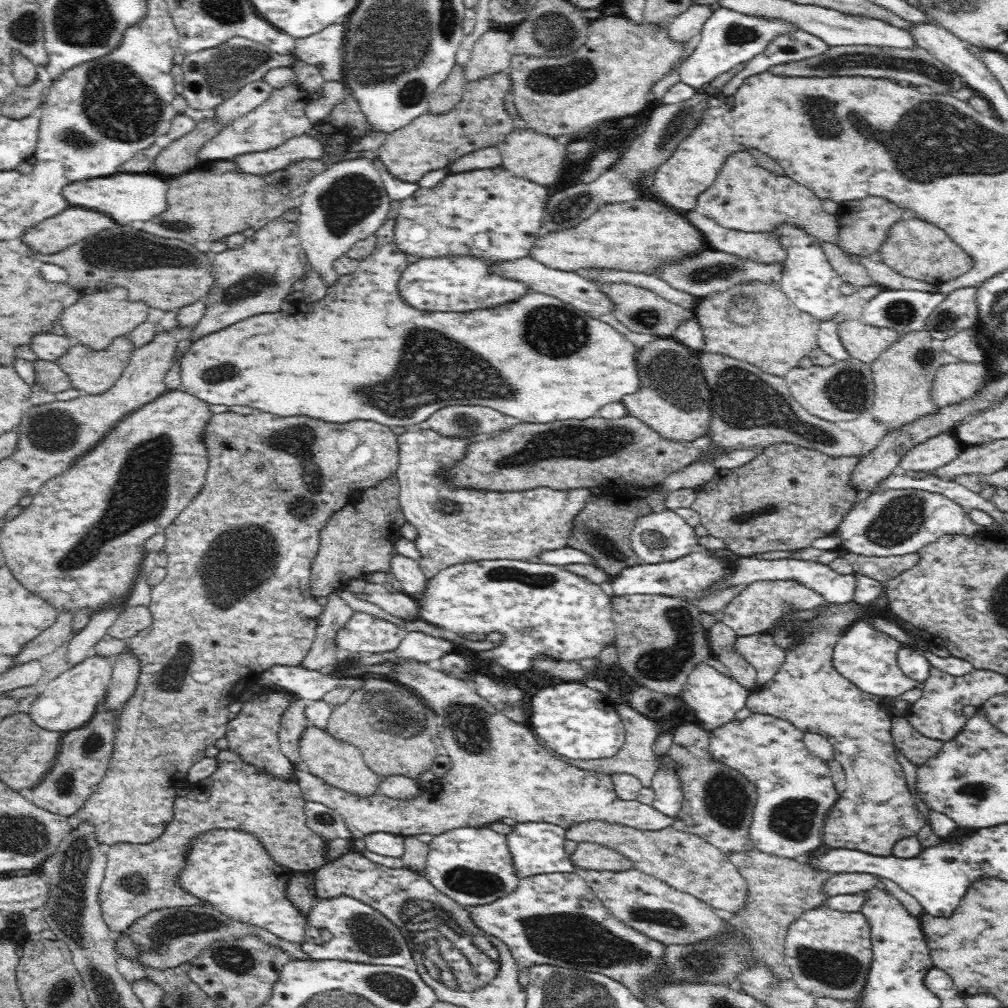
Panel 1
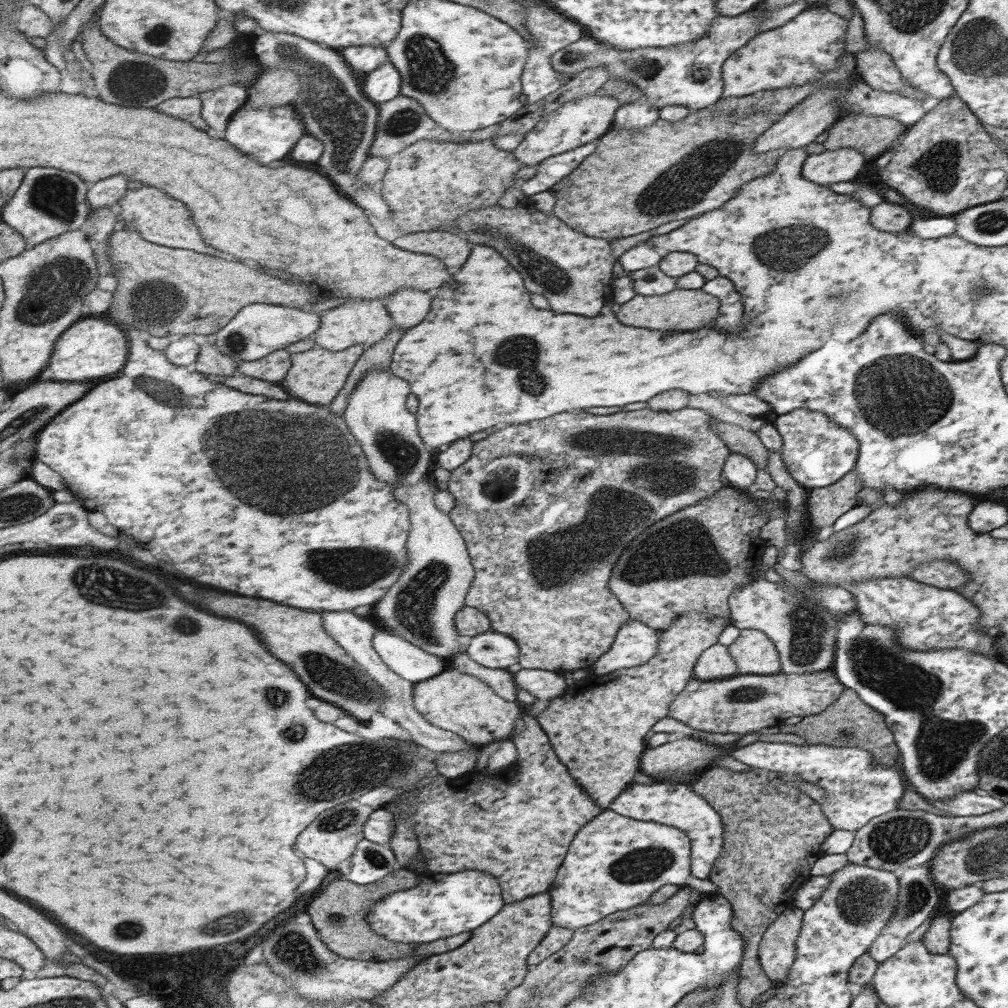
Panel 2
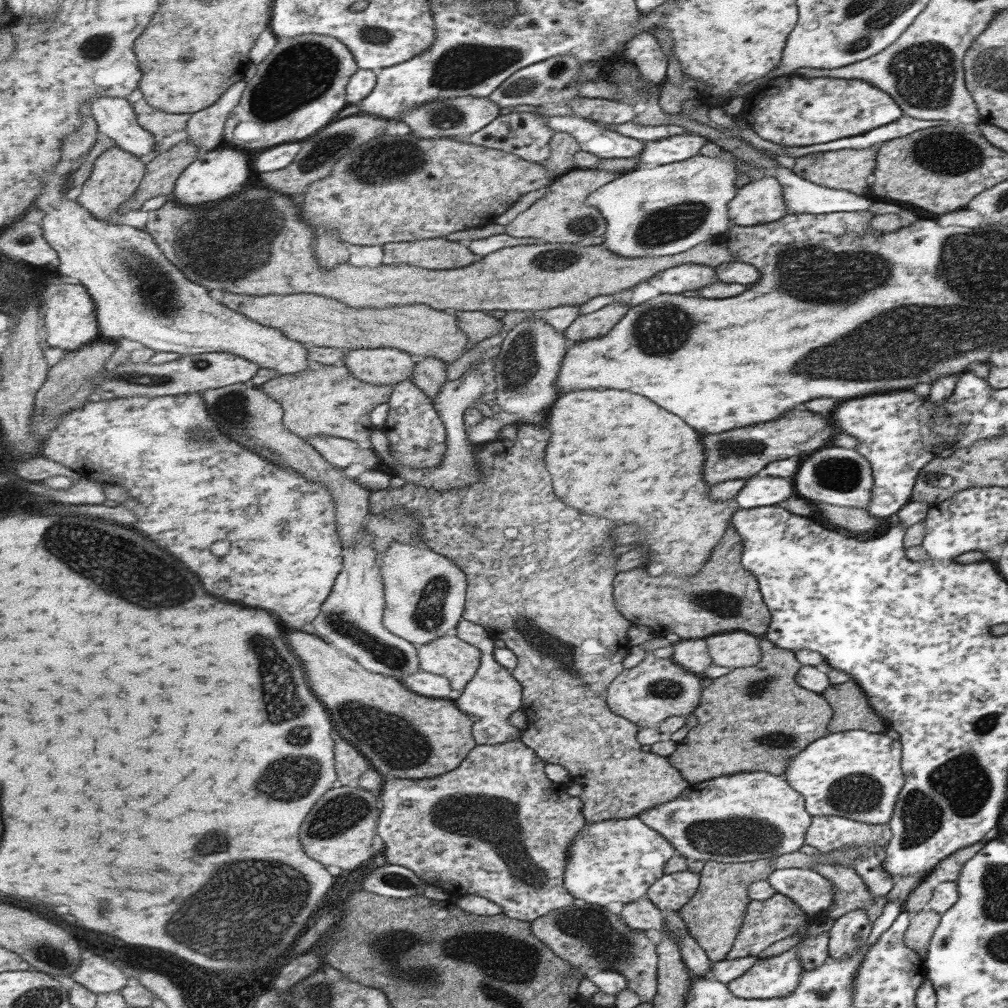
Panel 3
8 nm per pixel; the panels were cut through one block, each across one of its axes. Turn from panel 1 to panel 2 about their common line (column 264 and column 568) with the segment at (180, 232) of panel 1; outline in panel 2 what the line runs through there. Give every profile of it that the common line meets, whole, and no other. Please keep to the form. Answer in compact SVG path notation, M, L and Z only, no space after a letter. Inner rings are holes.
M714 105L707 109L690 110L688 116L677 120L678 122L659 118L652 126L640 130L611 128L598 140L596 150L577 169L550 189L556 198L553 213L577 231L610 241L640 234L674 220L693 218L725 206L747 182L773 172L786 150L760 154L754 152L754 142L774 124L773 115L768 111L756 111L739 117L715 115L713 109Z

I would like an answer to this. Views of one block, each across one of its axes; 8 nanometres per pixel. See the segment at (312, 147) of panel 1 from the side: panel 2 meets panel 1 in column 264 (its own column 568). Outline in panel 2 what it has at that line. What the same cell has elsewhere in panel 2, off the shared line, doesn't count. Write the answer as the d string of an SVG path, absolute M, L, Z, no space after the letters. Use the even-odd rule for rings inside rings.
M594 140L594 142L588 142L588 144L541 160L536 165L535 176L523 182L521 189L524 194L530 196L550 190L557 182L577 169L580 163L596 150L597 144L598 140Z

